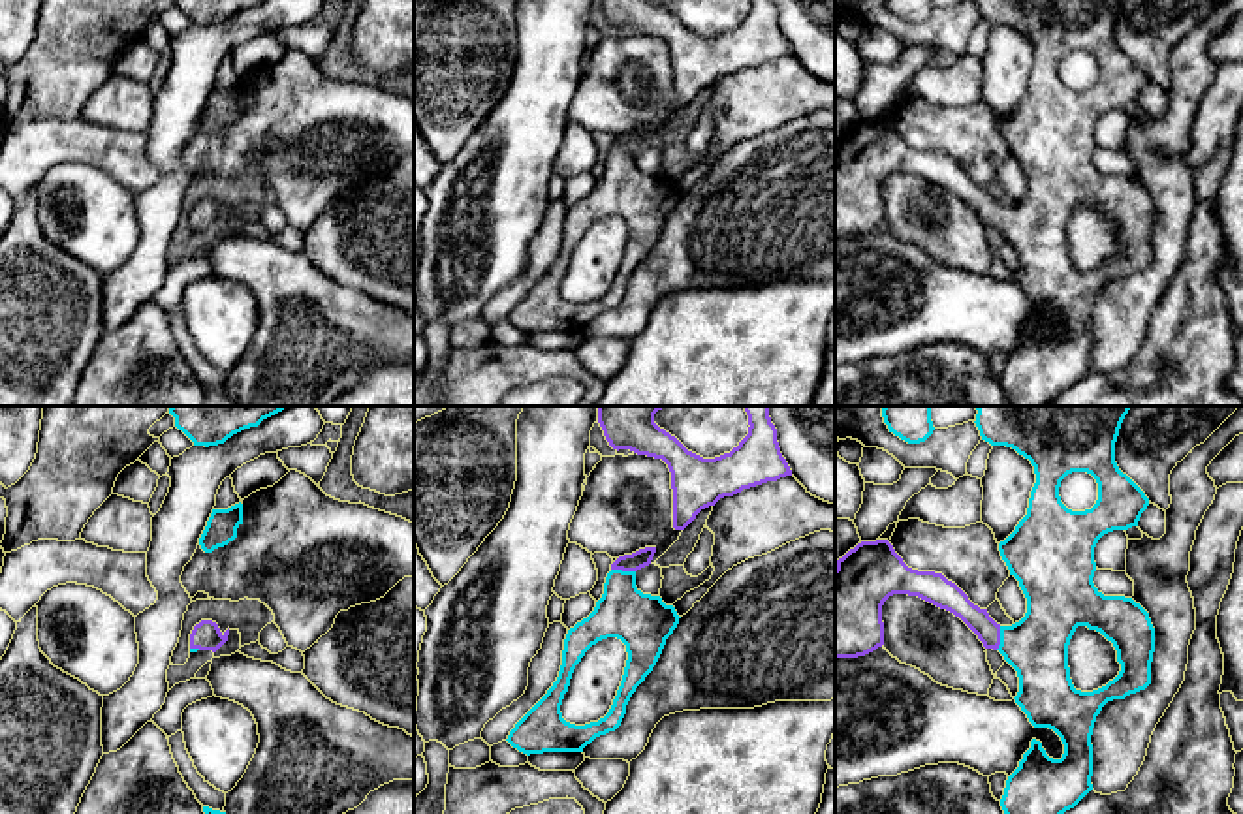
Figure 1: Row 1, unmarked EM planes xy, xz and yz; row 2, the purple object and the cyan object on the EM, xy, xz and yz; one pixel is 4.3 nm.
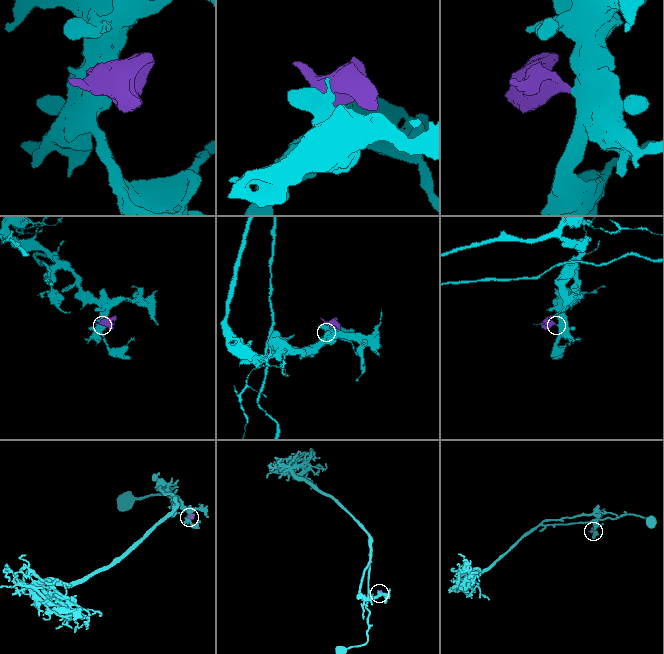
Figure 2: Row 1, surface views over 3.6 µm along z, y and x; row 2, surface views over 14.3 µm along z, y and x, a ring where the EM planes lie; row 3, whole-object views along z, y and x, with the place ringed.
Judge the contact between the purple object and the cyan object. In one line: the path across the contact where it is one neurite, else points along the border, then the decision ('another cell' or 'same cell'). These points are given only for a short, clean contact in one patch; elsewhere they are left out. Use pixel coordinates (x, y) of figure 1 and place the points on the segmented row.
across xz (640, 559), (623, 570), (623, 602), (644, 623) | same cell

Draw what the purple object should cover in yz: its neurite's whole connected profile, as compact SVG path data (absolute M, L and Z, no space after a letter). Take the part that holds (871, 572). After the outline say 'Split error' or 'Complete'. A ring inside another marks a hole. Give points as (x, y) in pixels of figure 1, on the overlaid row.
M976 406L976 427L982 440L991 446L1006 446L1031 461L1036 474L1036 483L1031 491L1027 515L1015 530L999 543L1002 560L1010 575L1019 581L1027 598L1025 617L1012 624L997 624L987 609L974 605L968 596L942 573L918 571L908 568L895 553L888 540L861 541L837 560L835 568L835 658L865 656L884 645L882 605L893 594L918 596L940 609L959 617L983 643L985 649L999 650L1004 660L1017 671L1019 692L1014 697L1034 728L1053 729L1062 744L1064 754L1053 759L1042 748L1042 743L1032 739L1031 748L1023 754L1019 767L1008 776L1000 806L1004 814L1064 814L1074 808L1091 790L1093 776L1093 744L1091 735L1102 707L1113 699L1125 699L1130 694L1145 690L1151 684L1151 662L1155 652L1155 628L1149 613L1125 596L1104 596L1093 583L1096 562L1094 547L1098 540L1113 530L1128 530L1138 526L1141 513L1149 506L1145 493L1119 470L1115 462L1115 442L1121 423L1132 406ZM1072 472L1087 472L1098 483L1098 500L1091 509L1072 511L1059 496L1061 481ZM1078 626L1100 632L1117 650L1121 664L1119 675L1106 686L1081 692L1076 690L1068 667L1068 645Z. Split error

